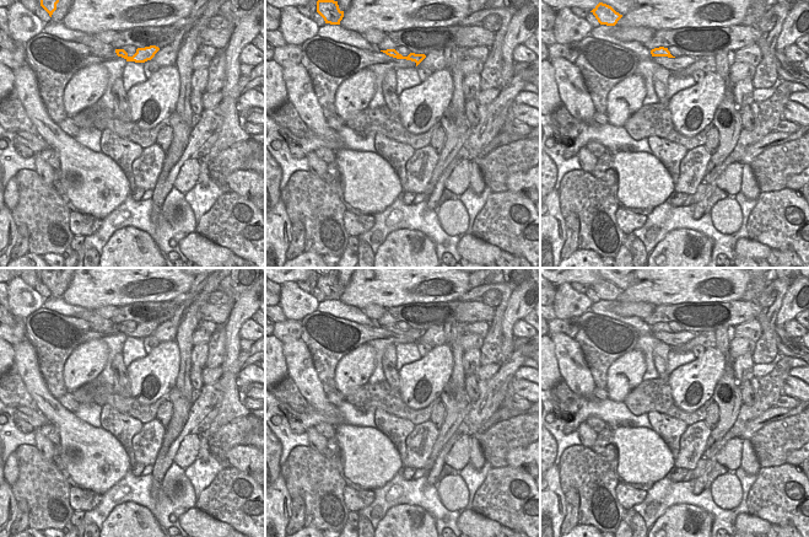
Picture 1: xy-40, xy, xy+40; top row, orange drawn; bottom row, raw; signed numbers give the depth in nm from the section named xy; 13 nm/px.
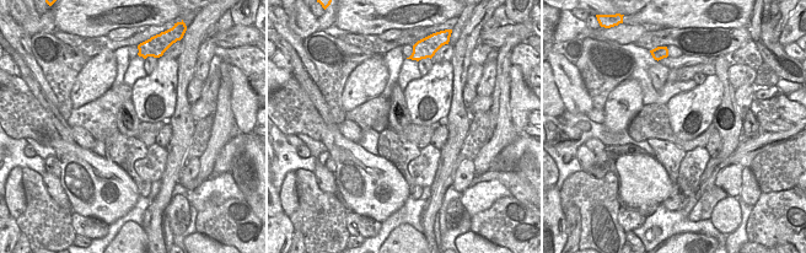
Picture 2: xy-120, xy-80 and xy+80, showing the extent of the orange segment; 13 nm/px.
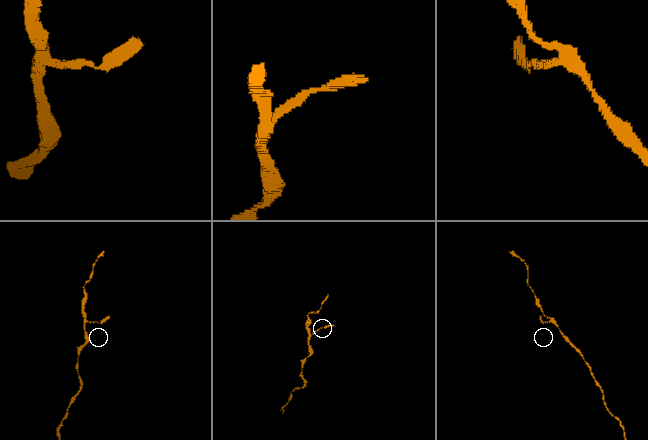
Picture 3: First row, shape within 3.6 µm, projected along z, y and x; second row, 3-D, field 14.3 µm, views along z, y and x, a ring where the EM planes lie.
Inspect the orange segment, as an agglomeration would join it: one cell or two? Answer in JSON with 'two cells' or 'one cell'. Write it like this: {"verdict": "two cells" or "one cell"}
{"verdict": "one cell"}

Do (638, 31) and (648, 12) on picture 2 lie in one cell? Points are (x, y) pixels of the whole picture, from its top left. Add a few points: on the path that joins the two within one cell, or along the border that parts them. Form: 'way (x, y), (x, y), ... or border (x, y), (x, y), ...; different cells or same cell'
border (623, 22), (640, 25); different cells

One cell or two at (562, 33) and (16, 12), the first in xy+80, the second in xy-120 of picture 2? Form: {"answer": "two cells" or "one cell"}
{"answer": "two cells"}

